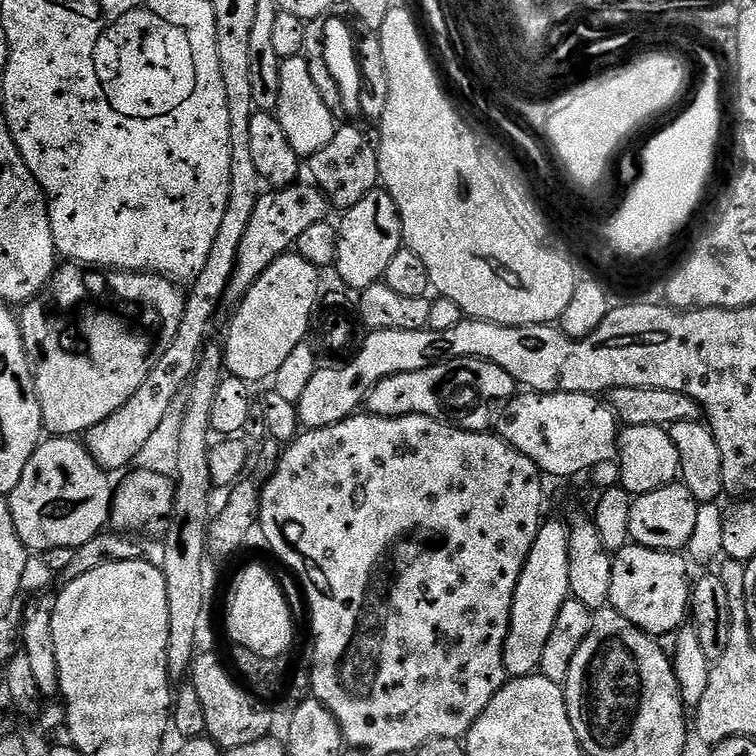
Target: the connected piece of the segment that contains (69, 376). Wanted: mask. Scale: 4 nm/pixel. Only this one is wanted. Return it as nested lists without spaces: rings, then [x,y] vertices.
[[[64,262],[57,267],[56,273],[48,281],[44,291],[29,300],[19,309],[18,319],[20,333],[26,350],[28,365],[32,368],[32,381],[34,390],[38,394],[38,406],[42,406],[42,422],[45,433],[49,437],[66,436],[69,438],[79,437],[92,427],[98,426],[106,418],[110,418],[122,406],[126,406],[137,393],[138,388],[145,382],[147,375],[155,368],[155,364],[166,354],[167,348],[172,342],[178,326],[182,323],[185,293],[180,292],[181,285],[177,281],[169,280],[166,276],[157,276],[155,272],[129,272],[127,270],[85,270],[75,262]]]

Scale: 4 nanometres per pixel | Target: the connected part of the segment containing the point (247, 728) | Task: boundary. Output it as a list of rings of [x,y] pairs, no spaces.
[[[201,651],[196,661],[192,663],[190,683],[194,690],[198,690],[198,698],[202,701],[206,713],[207,735],[214,743],[219,744],[221,749],[227,750],[234,746],[247,746],[249,742],[258,742],[258,738],[269,735],[273,728],[271,710],[262,701],[255,700],[248,693],[251,691],[247,687],[237,683],[226,664],[225,668],[214,653]]]

